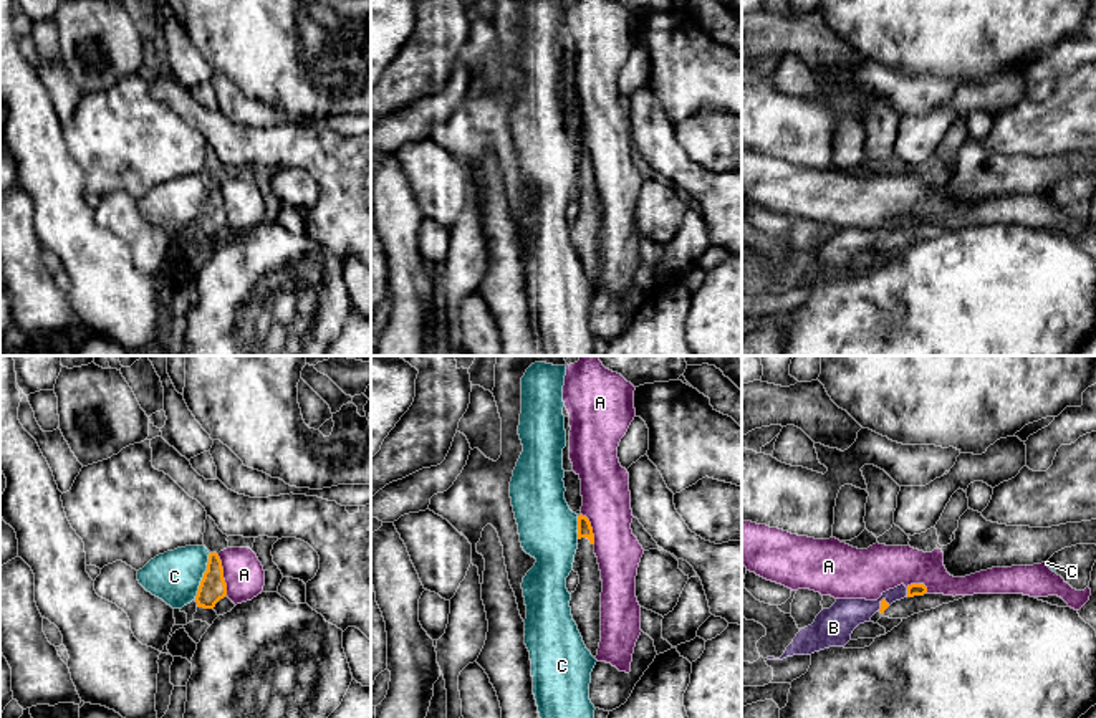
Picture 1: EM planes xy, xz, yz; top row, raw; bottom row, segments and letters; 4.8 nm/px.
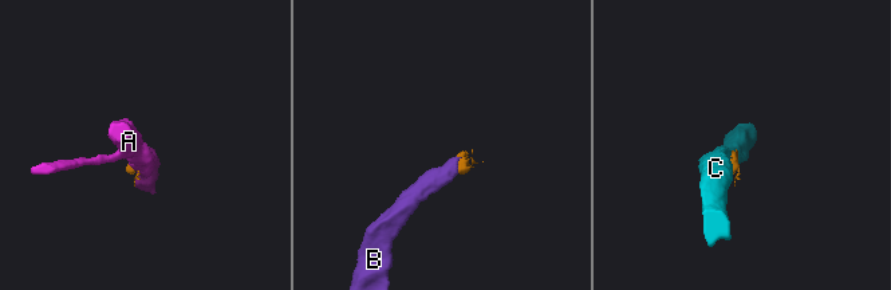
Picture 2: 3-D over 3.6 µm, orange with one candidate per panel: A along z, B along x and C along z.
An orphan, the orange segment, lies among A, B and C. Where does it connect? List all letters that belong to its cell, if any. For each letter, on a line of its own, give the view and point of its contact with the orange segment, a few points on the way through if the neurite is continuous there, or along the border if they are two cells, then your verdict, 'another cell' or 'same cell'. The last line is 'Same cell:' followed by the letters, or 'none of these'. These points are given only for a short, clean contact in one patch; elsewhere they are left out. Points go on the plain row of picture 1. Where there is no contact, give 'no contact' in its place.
A: meets orange in xy at (222, 204); another cell
B: meets orange in yz at (908, 222); runs through yz (914, 219), (908, 222), (883, 227), (860, 240); same cell
C: meets orange in xy at (204, 205); border along xy (211, 182), (194, 227); another cell
Same cell: B

